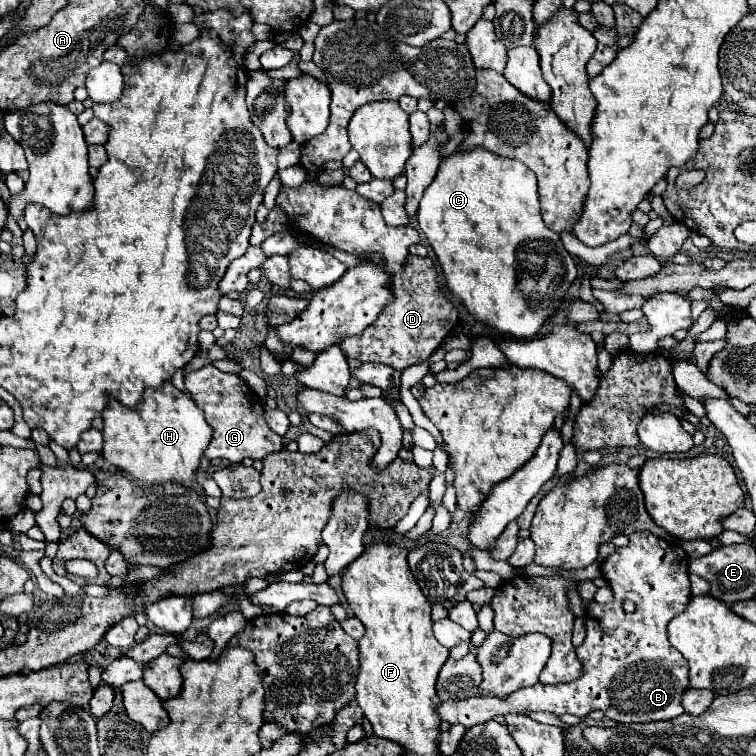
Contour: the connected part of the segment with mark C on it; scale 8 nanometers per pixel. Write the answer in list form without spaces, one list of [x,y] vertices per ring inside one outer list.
[[[481,146],[443,158],[433,184],[427,186],[421,198],[417,222],[441,262],[445,284],[453,296],[461,300],[479,322],[497,328],[499,334],[519,340],[537,336],[549,314],[565,300],[577,276],[577,266],[563,248],[559,234],[553,234],[543,224],[535,174],[523,162],[493,154]]]

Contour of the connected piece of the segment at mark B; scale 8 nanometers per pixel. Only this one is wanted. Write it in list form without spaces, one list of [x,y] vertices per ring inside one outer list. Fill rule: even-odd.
[[[633,532],[629,534],[629,546],[617,548],[613,554],[609,554],[601,562],[601,574],[605,576],[611,592],[613,592],[613,602],[611,604],[589,604],[587,614],[585,614],[585,640],[577,648],[577,658],[583,666],[583,672],[577,680],[565,682],[565,684],[533,684],[527,688],[519,688],[513,694],[509,694],[505,700],[499,698],[485,698],[485,696],[473,696],[465,700],[447,700],[437,708],[437,714],[443,722],[449,724],[463,724],[465,728],[493,720],[497,714],[525,714],[525,712],[535,712],[535,710],[545,710],[553,712],[557,716],[561,714],[575,714],[579,718],[587,716],[593,710],[601,710],[607,718],[623,724],[631,722],[657,722],[657,720],[673,720],[677,718],[681,710],[681,694],[687,690],[689,684],[689,668],[685,666],[685,658],[677,650],[671,648],[667,640],[667,624],[679,616],[689,602],[689,554],[679,544],[665,542],[651,532]],[[623,600],[633,600],[637,604],[637,610],[633,614],[623,612],[621,602]]]

